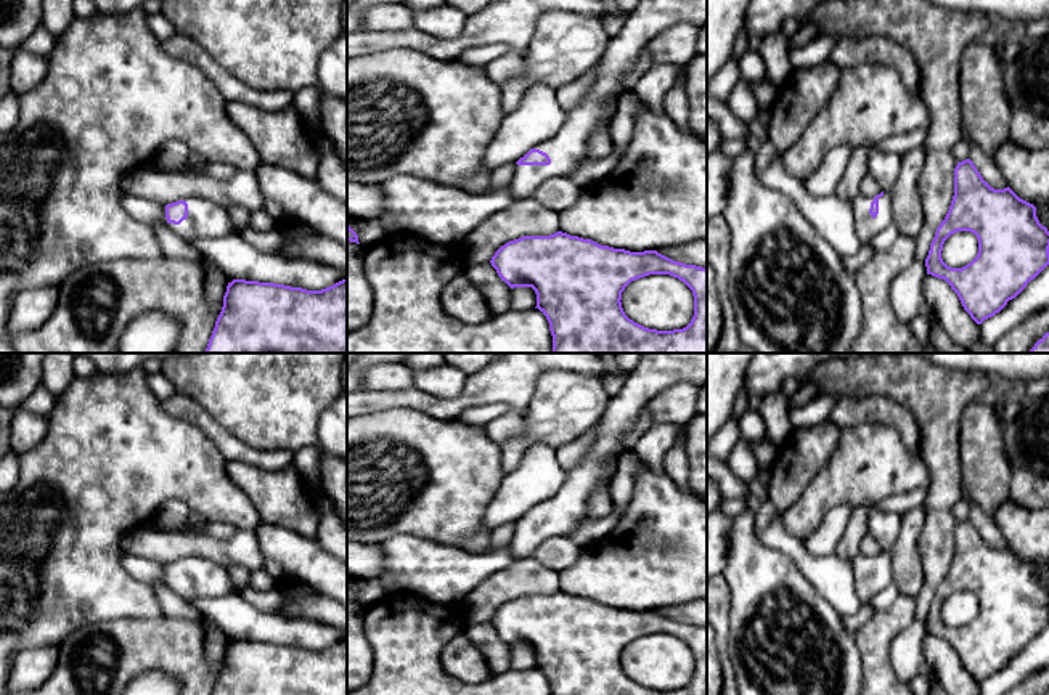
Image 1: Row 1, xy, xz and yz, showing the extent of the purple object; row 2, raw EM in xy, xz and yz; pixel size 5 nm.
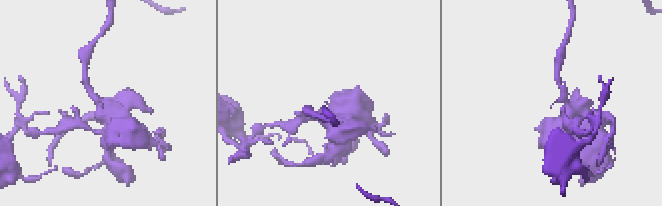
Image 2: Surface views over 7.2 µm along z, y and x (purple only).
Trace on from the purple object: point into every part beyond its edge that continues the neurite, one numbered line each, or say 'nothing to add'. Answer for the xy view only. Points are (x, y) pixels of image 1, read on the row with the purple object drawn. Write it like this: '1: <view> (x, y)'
1: xy (206, 219)

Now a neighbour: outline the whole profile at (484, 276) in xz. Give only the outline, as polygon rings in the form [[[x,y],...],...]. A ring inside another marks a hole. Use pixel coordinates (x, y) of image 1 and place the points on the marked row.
[[[492,263],[469,265],[464,268],[467,279],[482,292],[493,315],[511,310],[511,287],[498,276]]]

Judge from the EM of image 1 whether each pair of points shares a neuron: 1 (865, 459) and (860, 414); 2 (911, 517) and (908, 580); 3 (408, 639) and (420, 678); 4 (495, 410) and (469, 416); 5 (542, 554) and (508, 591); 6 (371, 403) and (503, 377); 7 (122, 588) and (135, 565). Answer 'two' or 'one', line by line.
1: two
2: one
3: one
4: one
5: two
6: one
7: two

